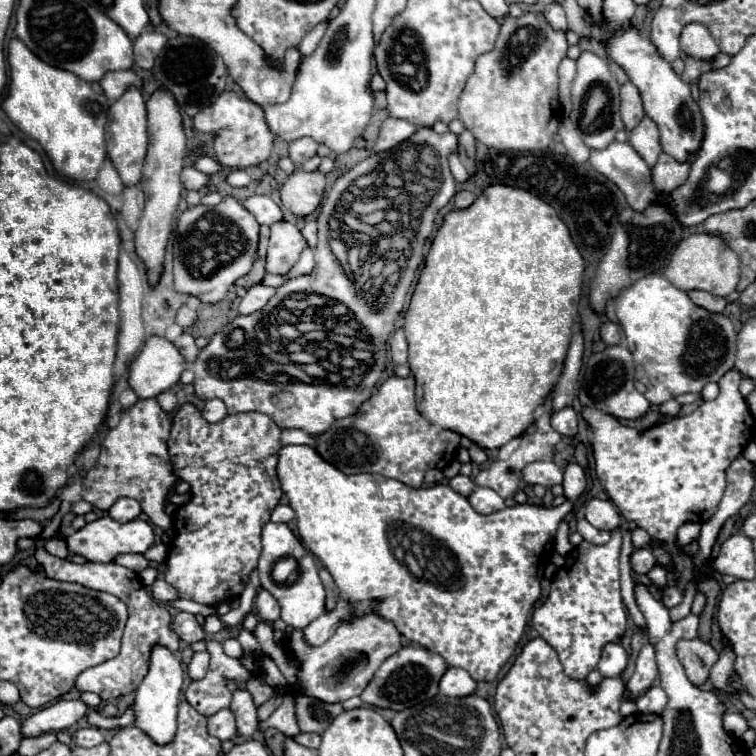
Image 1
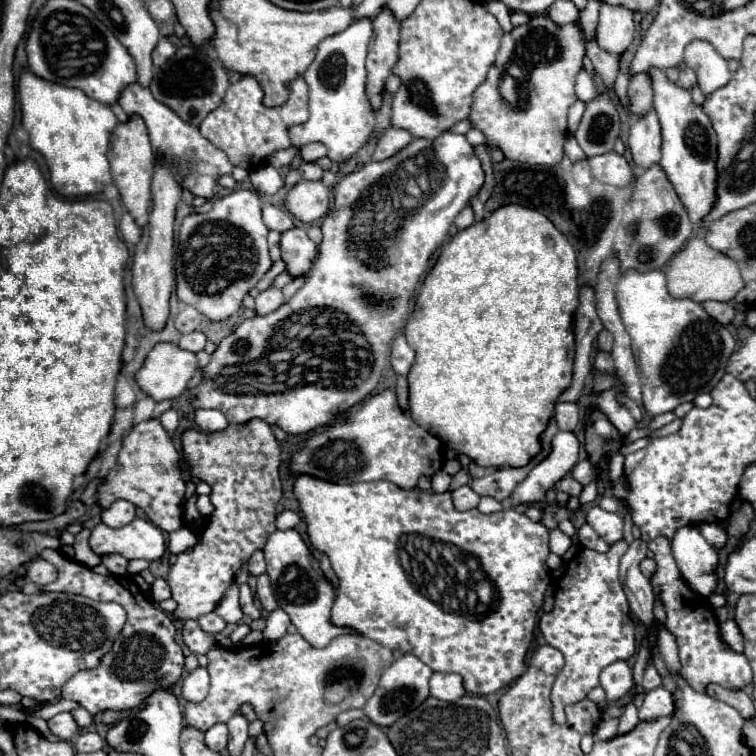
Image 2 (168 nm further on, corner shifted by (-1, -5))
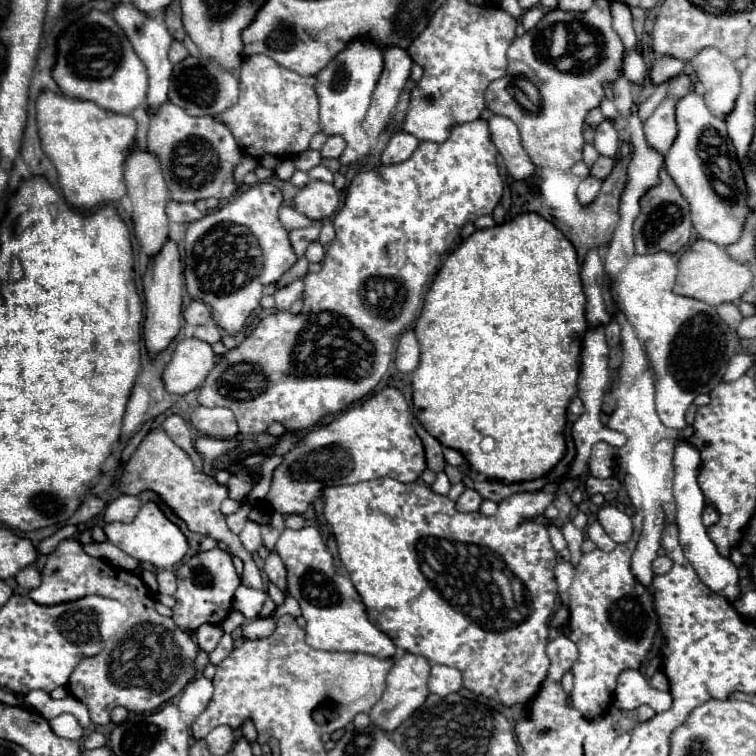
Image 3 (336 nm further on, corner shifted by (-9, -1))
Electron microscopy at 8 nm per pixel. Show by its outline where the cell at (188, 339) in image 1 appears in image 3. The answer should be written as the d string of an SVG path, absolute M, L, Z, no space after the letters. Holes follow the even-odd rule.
M203 324L203 326L195 328L195 338L205 340L209 344L215 344L221 340L221 330L217 324Z

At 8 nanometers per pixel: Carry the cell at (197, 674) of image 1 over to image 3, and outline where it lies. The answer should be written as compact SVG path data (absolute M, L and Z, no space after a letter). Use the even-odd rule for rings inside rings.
M197 676L195 680L191 680L185 686L177 706L179 706L181 718L183 718L183 722L187 722L187 726L191 726L195 722L195 718L207 708L211 696L213 696L213 684L205 676Z

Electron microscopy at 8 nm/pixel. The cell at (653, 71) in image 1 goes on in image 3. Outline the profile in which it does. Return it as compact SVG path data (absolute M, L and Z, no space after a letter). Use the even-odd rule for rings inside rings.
M689 92L677 102L677 124L679 124L677 140L673 142L671 150L665 156L667 174L673 178L683 198L689 202L691 220L697 234L703 240L709 240L727 248L741 238L745 216L749 212L747 186L739 176L735 148L731 138L727 136L727 126L721 118L713 116L707 110L703 96L695 92ZM719 164L723 164L721 174L725 174L725 180L719 182L723 186L723 192L721 188L715 186L717 176L709 176L717 170L715 166Z

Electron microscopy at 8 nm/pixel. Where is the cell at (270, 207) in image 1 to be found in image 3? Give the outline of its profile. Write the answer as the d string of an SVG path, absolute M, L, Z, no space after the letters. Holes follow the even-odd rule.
M283 206L283 208L279 210L279 220L281 220L281 224L283 224L287 230L307 228L307 226L313 224L307 216L303 216L301 212L297 212L293 206Z

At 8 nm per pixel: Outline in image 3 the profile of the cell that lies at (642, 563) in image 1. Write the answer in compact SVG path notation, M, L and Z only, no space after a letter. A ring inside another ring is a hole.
M657 556L657 558L653 560L653 574L667 574L667 572L671 570L671 566L673 566L671 558L667 558L667 556Z

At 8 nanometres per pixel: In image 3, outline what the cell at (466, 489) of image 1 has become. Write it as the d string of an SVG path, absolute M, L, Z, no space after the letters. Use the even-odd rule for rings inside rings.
M467 488L467 490L461 494L461 498L455 502L455 508L457 508L459 512L475 512L475 510L479 510L481 502L483 502L483 498L481 498L473 488Z

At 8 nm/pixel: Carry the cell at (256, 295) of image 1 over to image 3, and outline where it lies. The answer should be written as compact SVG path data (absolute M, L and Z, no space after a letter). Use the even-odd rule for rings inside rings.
M295 280L295 282L291 282L289 286L279 288L279 290L275 292L275 296L273 296L277 310L289 310L291 304L303 296L303 290L305 290L303 280Z

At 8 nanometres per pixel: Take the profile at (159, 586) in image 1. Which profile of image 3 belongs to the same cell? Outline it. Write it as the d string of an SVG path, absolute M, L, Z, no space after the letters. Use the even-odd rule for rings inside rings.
M159 570L159 572L155 572L155 576L157 576L159 592L173 596L175 590L177 590L177 576L175 576L175 572L173 570Z

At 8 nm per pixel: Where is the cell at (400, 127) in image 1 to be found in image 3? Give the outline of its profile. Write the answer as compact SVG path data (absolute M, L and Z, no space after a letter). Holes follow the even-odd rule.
M397 132L393 134L393 138L389 140L383 156L381 156L381 162L385 166L391 166L391 164L397 164L397 162L403 162L407 160L415 148L419 146L419 140L413 136L413 134L407 134L407 132Z

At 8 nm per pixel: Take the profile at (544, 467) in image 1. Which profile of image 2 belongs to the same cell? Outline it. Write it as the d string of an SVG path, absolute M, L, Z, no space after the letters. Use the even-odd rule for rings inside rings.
M563 476L559 482L555 482L555 486L553 486L553 490L561 490L561 492L565 492L565 494L569 494L569 496L579 496L579 492L581 492L581 484L577 482L577 480L573 480L571 476Z

